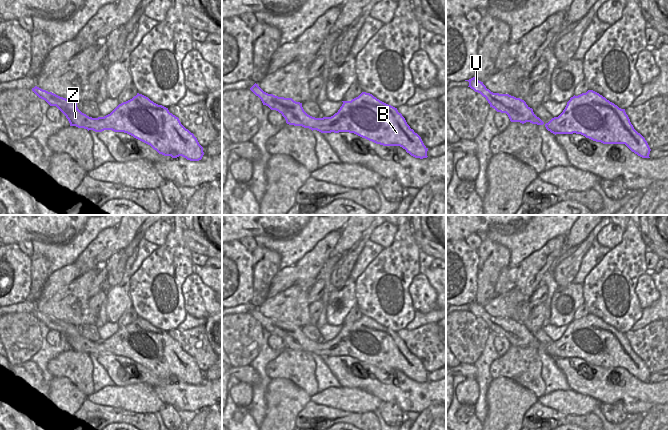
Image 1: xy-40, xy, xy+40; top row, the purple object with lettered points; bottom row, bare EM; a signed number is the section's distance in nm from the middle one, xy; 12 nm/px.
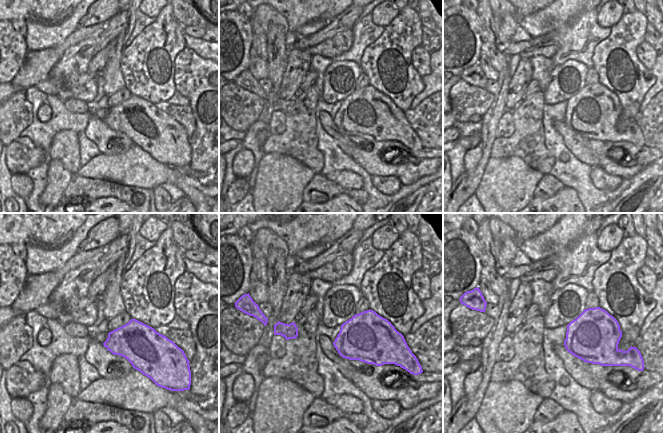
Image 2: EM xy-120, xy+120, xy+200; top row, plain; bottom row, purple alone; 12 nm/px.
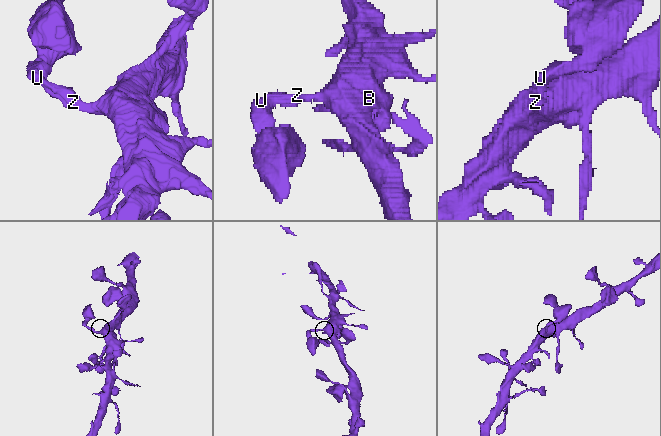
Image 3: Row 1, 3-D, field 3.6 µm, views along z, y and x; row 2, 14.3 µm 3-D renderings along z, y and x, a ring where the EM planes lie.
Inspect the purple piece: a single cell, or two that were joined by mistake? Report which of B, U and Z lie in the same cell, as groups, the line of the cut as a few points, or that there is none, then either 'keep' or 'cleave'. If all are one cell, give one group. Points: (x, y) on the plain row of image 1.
B U Z; no cut; keep

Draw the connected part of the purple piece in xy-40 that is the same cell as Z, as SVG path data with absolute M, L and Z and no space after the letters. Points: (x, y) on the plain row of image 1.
M37 310L32 312L32 315L50 330L56 330L66 340L70 350L95 356L104 354L124 356L150 369L159 378L172 382L182 380L190 385L199 385L204 379L203 371L199 368L197 362L181 348L178 341L170 337L168 332L154 327L142 318L137 317L132 323L119 328L110 338L104 341L92 342L82 337L78 333L77 327L72 324L60 321Z

